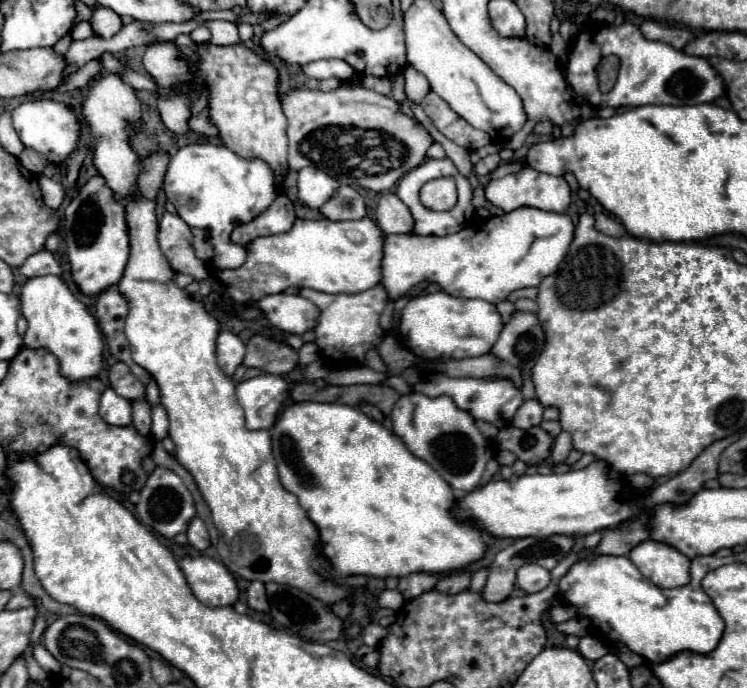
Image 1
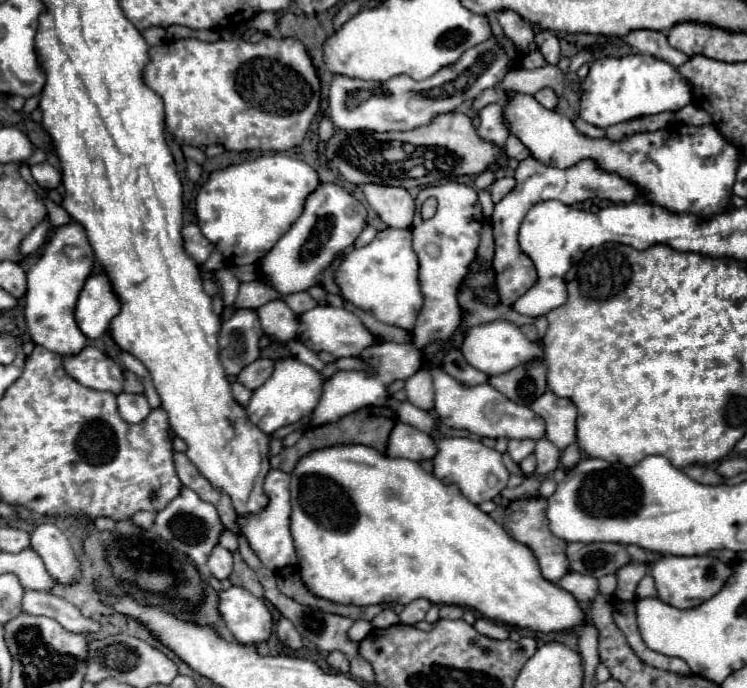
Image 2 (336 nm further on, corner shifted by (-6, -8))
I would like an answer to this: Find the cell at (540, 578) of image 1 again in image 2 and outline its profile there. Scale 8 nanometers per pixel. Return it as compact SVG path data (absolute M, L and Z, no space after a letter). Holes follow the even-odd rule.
M531 497L531 499L519 499L519 501L511 501L509 507L505 509L505 527L509 529L511 537L523 545L527 545L539 567L541 567L541 575L545 581L549 583L559 583L559 579L569 571L567 567L567 559L565 559L565 541L557 539L547 523L545 523L545 499L543 497Z

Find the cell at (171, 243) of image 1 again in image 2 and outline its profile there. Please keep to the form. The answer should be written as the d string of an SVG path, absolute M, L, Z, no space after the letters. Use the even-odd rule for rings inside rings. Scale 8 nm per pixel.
M191 223L191 225L185 225L181 233L183 233L183 245L185 245L187 255L193 257L195 263L199 265L205 263L215 247L201 235L201 229L195 223Z

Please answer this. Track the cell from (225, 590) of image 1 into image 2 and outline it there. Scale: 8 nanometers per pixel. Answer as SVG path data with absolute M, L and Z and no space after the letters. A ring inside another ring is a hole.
M233 585L219 593L219 613L239 643L251 645L271 635L273 617L267 605L243 587Z

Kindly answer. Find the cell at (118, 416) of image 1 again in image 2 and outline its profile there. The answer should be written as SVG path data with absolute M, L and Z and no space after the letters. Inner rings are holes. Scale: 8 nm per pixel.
M121 393L121 395L117 395L117 405L119 405L119 415L127 423L141 423L151 413L151 407L149 407L145 395Z

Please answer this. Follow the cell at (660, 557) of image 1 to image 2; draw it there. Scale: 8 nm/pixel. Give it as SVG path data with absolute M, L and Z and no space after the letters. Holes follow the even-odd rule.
M663 555L657 561L653 561L649 567L655 579L655 589L659 599L679 609L691 609L701 605L705 599L711 599L723 587L725 579L731 575L731 567L711 555L703 555L703 557Z

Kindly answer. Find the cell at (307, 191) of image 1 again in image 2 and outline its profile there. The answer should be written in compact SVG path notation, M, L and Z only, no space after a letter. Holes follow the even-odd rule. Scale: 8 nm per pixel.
M319 183L319 187L309 193L303 205L301 217L291 223L287 233L275 243L275 247L261 259L261 271L265 283L275 287L279 293L289 295L309 289L313 283L321 281L321 271L347 247L351 247L365 227L367 211L353 195L335 183Z

